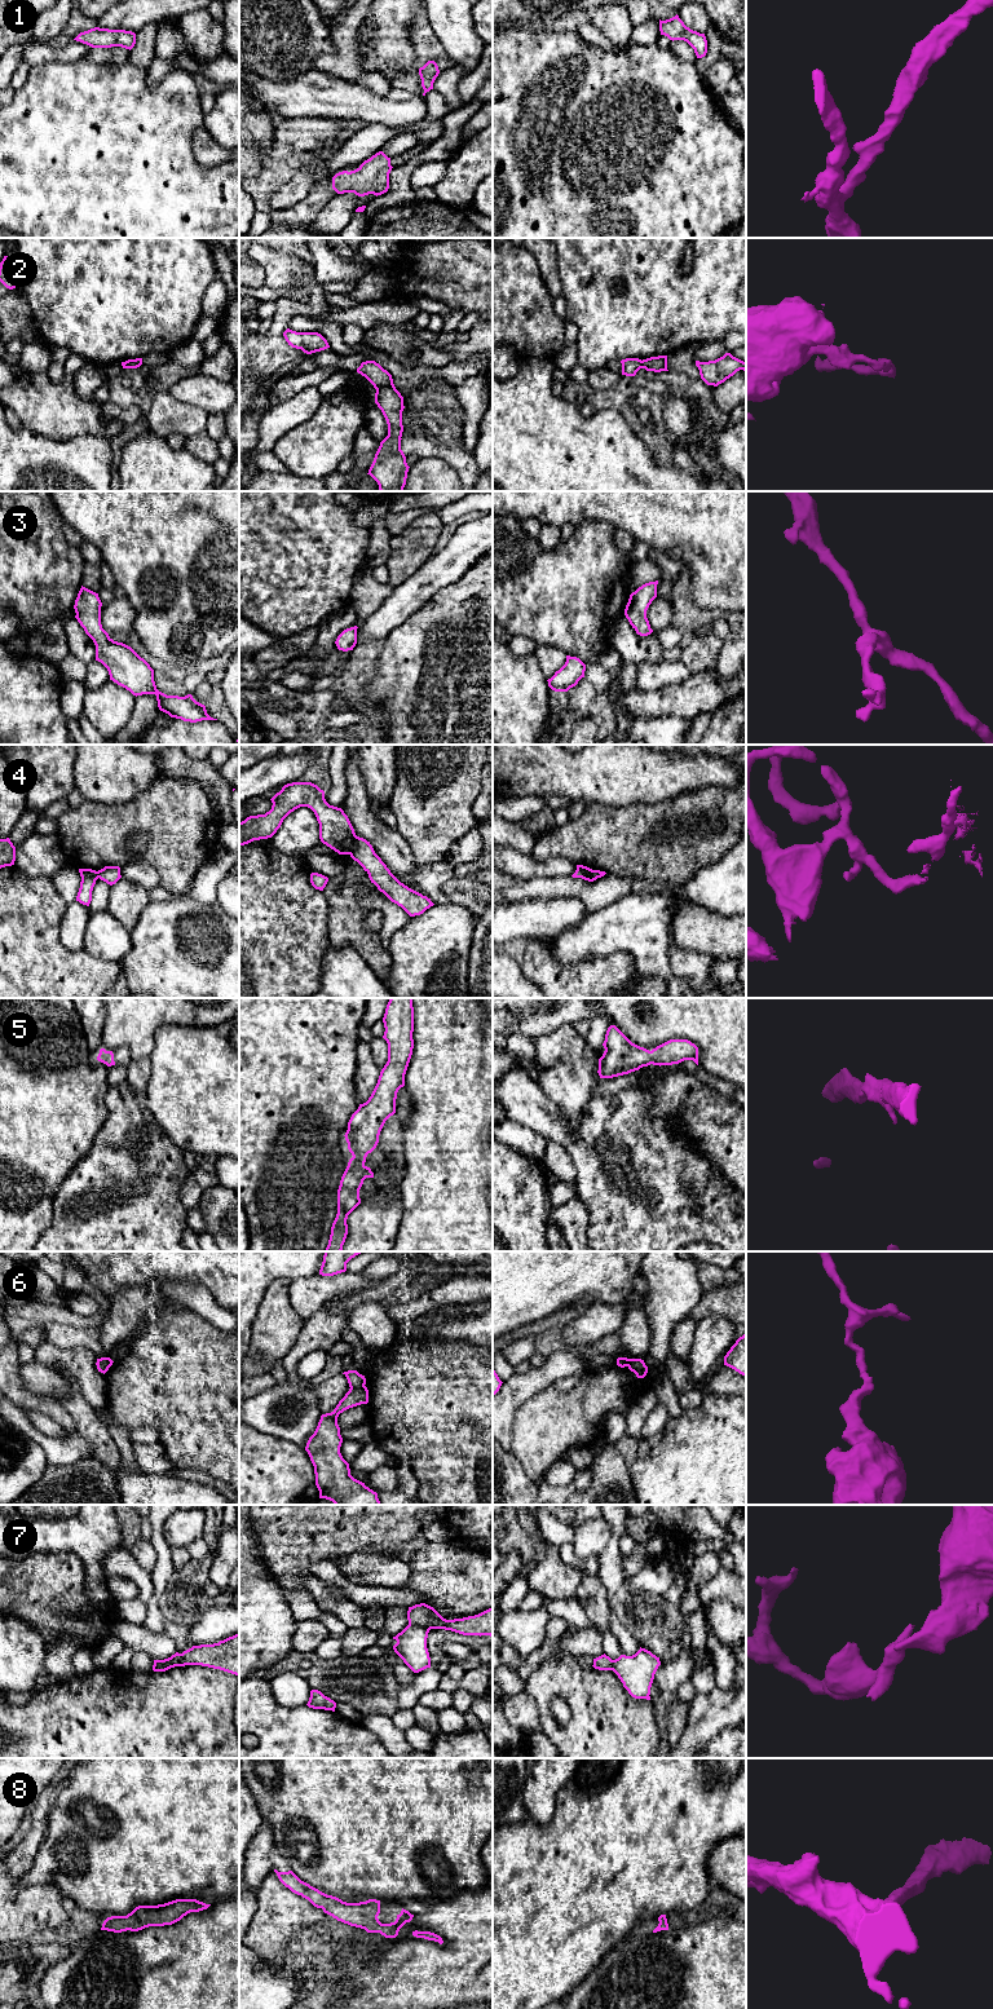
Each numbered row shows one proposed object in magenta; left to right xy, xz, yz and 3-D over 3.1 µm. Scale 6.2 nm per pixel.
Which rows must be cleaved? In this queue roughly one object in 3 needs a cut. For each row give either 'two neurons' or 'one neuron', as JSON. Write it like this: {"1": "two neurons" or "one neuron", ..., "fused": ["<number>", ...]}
{"1": "one neuron", "2": "two neurons", "3": "one neuron", "4": "two neurons", "5": "one neuron", "6": "two neurons", "7": "two neurons", "8": "one neuron", "fused": ["2", "4", "6", "7"]}

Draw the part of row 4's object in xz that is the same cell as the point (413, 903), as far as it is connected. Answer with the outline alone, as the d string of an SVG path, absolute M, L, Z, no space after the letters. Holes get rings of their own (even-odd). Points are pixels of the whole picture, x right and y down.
M356 836L350 857L363 867L371 883L392 902L401 906L410 917L420 915L434 905L427 896L401 883L366 839Z

